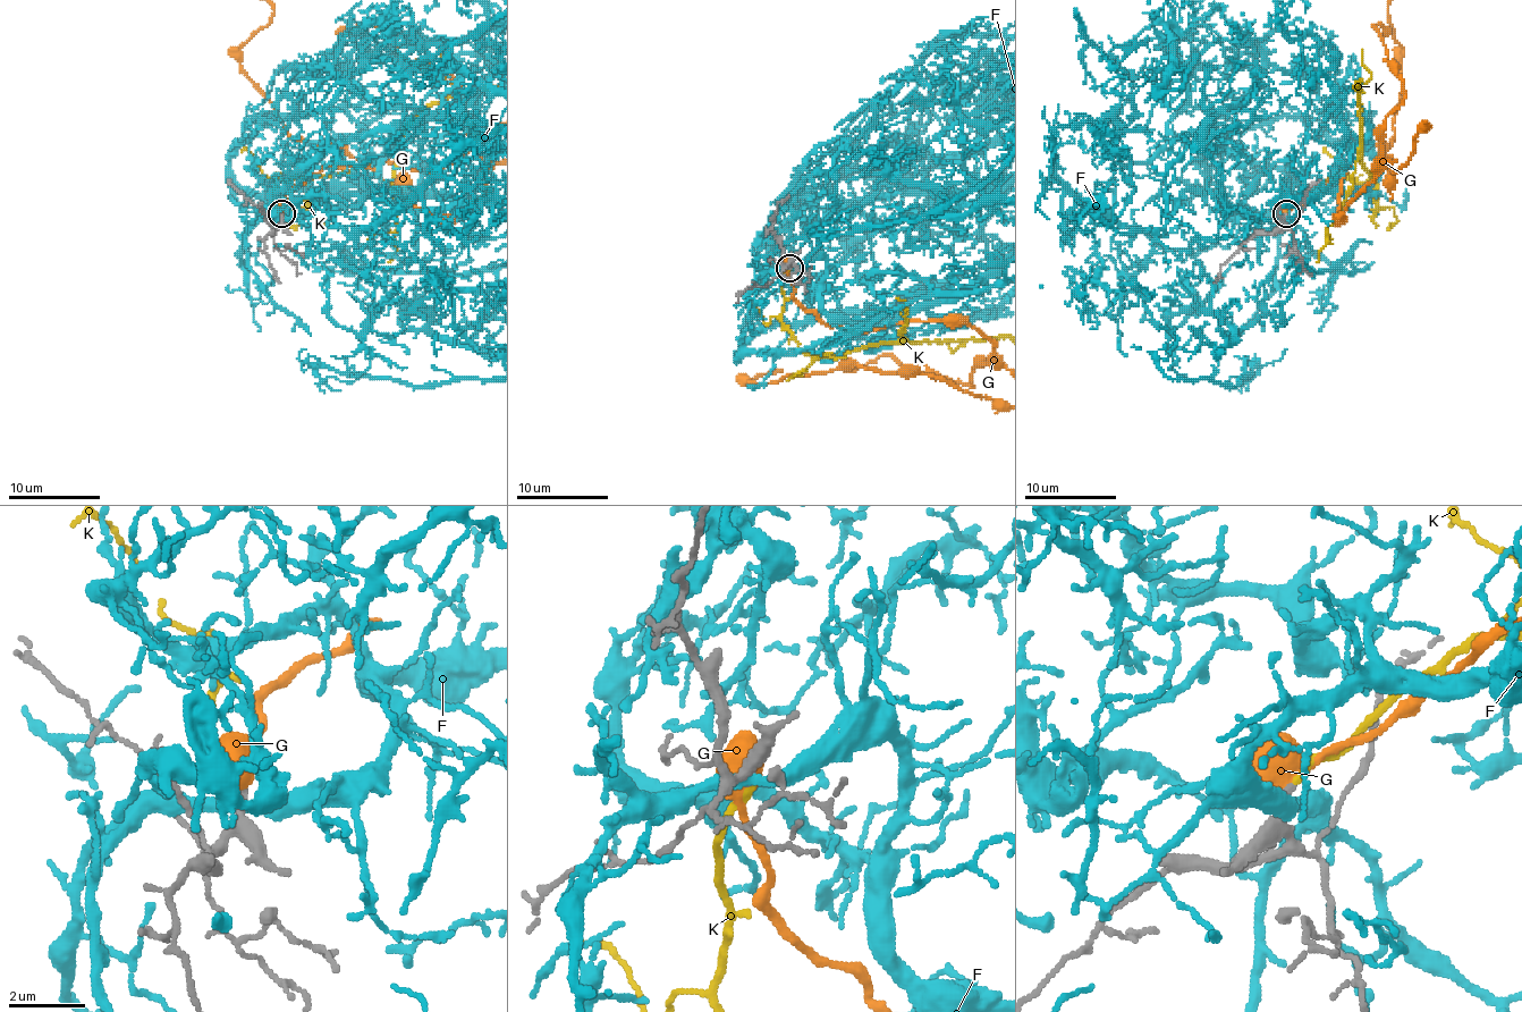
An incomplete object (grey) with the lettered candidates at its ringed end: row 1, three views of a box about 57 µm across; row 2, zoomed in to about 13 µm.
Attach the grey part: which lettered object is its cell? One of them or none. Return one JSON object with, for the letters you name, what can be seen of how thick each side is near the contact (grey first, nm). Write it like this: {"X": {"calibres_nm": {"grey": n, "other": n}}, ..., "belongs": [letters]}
{"K": {"calibres_nm": {"grey": 200, "other": 180}}, "belongs": ["K"]}

